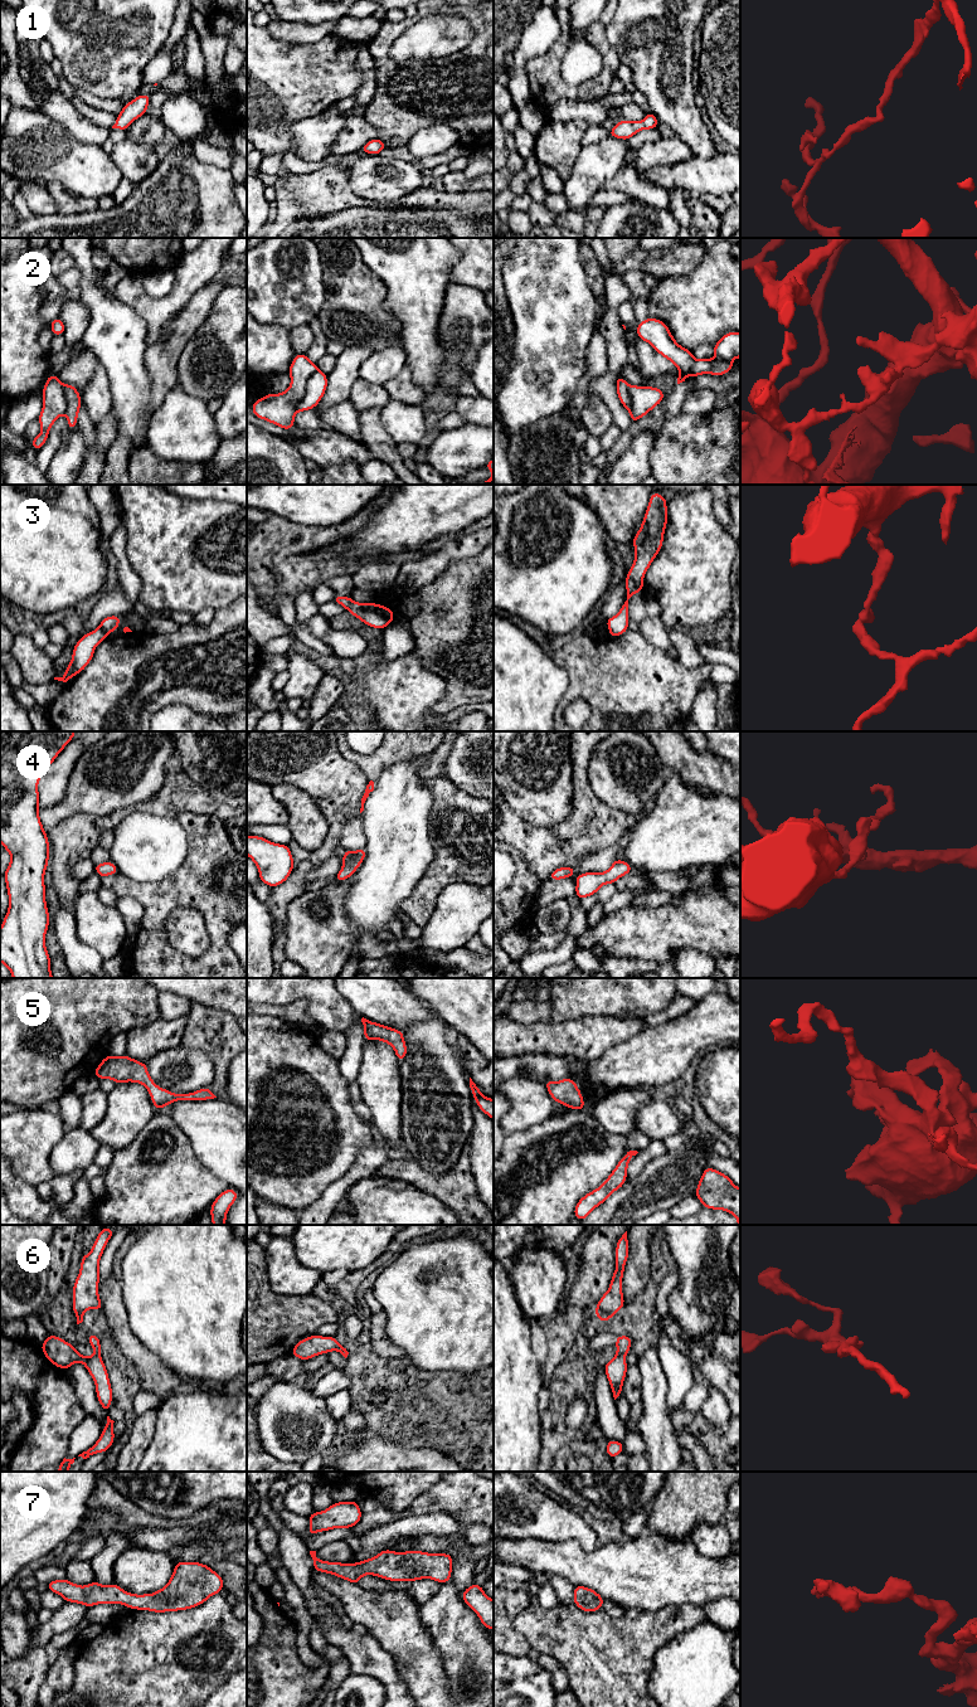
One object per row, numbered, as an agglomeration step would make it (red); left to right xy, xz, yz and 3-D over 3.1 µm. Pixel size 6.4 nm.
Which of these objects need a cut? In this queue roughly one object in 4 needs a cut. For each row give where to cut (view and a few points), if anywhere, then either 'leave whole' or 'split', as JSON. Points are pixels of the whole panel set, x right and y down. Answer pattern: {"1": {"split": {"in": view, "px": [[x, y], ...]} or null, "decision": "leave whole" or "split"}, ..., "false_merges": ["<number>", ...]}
{"1": {"split": null, "decision": "leave whole"}, "2": {"split": {"in": "xz", "px": [[317, 369], [309, 378], [304, 397], [295, 412]]}, "decision": "split"}, "3": {"split": {"in": "xy", "px": [[100, 626], [107, 635]]}, "decision": "split"}, "4": {"split": null, "decision": "leave whole"}, "5": {"split": null, "decision": "leave whole"}, "6": {"split": null, "decision": "leave whole"}, "7": {"split": null, "decision": "leave whole"}, "false_merges": ["2", "3"]}

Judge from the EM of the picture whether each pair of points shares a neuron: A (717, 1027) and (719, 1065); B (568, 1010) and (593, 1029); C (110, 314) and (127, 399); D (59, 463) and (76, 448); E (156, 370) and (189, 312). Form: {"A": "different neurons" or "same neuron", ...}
{"A": "different neurons", "B": "different neurons", "C": "same neuron", "D": "same neuron", "E": "same neuron"}

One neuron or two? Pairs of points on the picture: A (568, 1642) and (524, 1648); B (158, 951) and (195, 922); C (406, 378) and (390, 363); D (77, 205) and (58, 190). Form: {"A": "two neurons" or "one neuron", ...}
{"A": "two neurons", "B": "two neurons", "C": "two neurons", "D": "one neuron"}

